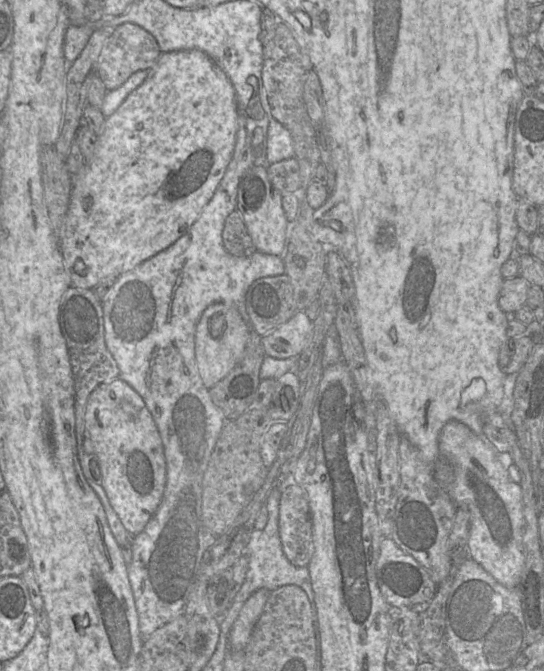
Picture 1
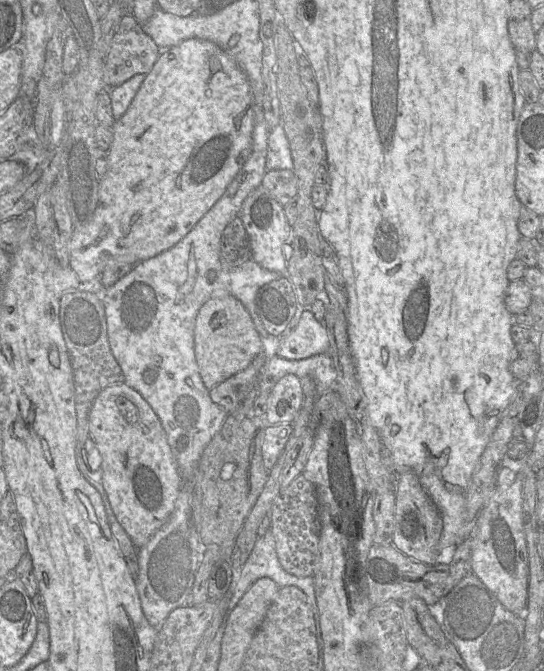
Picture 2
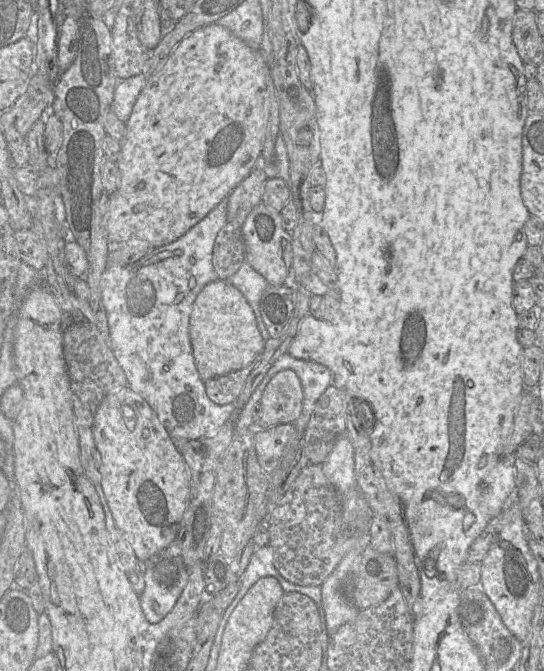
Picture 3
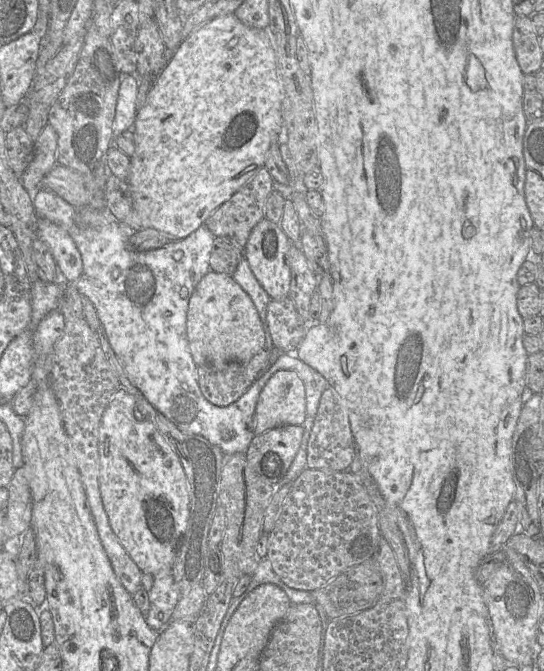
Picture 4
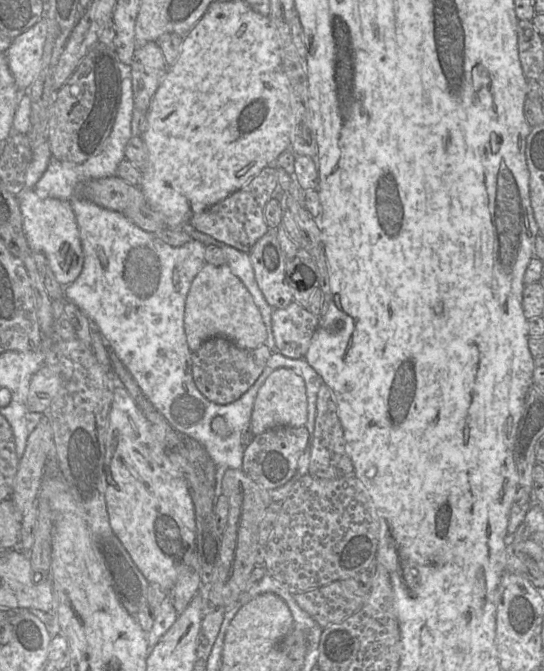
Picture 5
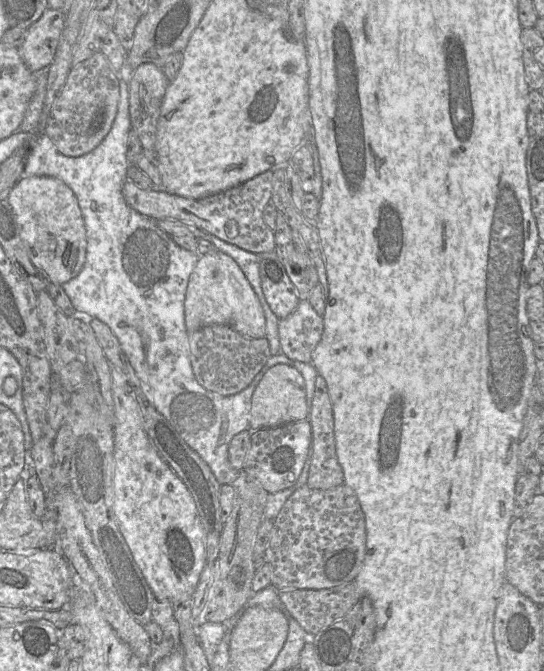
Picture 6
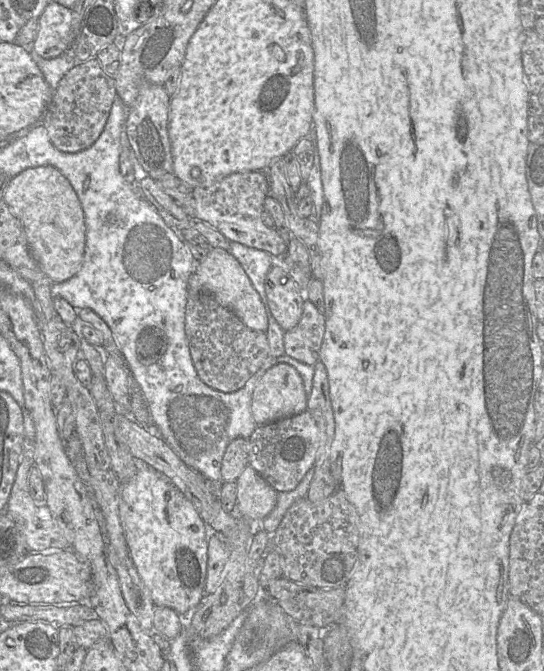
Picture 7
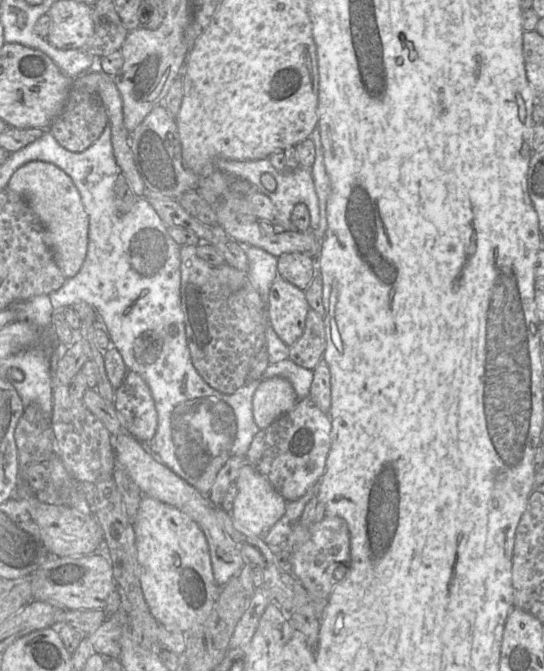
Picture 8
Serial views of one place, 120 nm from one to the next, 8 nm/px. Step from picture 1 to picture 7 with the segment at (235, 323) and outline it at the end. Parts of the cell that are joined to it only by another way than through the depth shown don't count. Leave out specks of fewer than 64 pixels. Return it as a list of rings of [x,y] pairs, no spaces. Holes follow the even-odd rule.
[[[211,248],[208,255],[196,262],[188,282],[190,293],[204,294],[234,312],[250,329],[266,332],[268,319],[264,305],[241,264],[229,251]]]

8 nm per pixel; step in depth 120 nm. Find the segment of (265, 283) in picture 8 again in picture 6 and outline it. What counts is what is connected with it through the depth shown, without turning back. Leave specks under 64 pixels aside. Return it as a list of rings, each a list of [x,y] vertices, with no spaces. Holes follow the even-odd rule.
[[[210,235],[210,240],[212,240],[212,244],[217,250],[230,256],[239,265],[262,305],[266,324],[269,324],[268,314],[273,312],[265,299],[261,286],[259,255],[241,249],[234,244],[215,237],[214,235]]]

